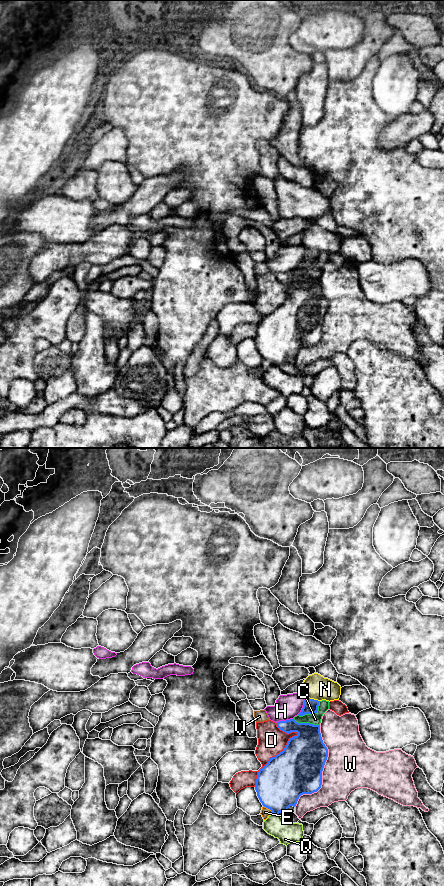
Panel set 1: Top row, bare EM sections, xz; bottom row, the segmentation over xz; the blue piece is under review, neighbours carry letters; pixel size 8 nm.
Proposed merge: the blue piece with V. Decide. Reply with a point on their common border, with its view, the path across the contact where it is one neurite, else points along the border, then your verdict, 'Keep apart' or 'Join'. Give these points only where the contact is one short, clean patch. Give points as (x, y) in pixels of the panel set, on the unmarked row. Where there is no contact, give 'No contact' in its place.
Touches blue at xz (277, 275). Path across: xz (298, 298), (299, 284), (277, 275), (277, 274). Join

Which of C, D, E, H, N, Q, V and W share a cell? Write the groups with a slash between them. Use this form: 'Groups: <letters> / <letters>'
Groups: C / D / E / H / N / Q / V / W

